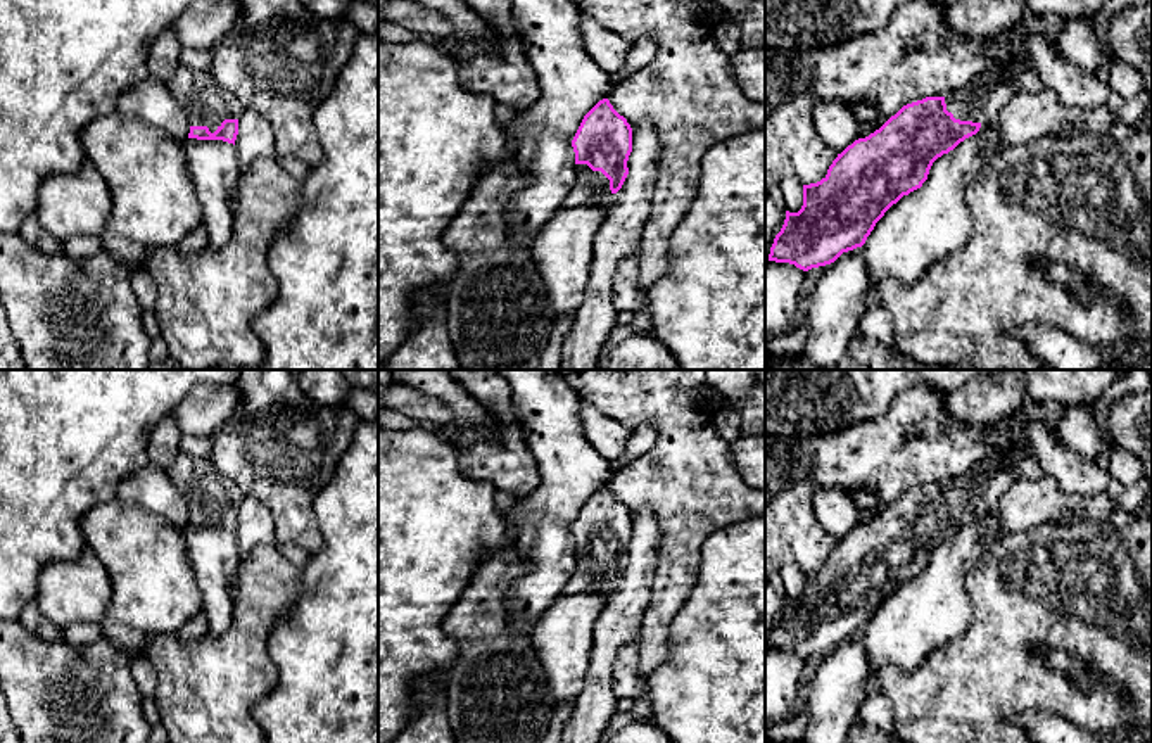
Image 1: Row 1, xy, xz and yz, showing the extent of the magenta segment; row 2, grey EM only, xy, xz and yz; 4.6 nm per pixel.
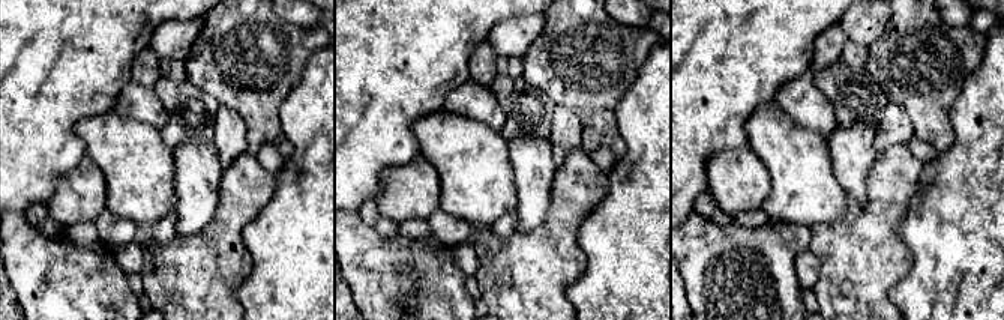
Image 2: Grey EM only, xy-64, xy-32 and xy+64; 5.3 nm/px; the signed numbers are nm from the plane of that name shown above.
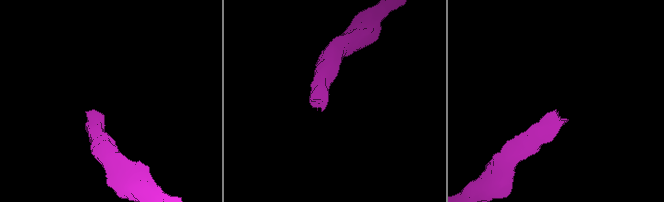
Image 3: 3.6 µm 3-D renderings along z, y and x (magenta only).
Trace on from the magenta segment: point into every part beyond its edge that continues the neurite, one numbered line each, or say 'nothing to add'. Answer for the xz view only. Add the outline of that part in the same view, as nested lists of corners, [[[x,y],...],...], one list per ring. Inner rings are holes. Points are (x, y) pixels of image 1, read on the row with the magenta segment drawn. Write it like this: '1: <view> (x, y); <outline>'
1: xz (589, 185); [[[575,164],[577,180],[563,206],[585,206],[594,199],[608,204],[613,199],[610,180],[601,171],[592,171],[587,164]]]

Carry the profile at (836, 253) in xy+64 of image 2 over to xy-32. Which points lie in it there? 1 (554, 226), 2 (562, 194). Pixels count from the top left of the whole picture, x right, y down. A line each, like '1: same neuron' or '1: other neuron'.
1: same neuron
2: same neuron

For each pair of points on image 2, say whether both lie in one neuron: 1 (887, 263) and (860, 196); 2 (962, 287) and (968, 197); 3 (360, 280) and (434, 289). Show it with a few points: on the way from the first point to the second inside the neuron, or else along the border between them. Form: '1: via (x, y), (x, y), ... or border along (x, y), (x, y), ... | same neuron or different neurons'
1: border along (871, 170), (866, 179), (866, 205), (862, 209) | different neurons
2: via (968, 265), (968, 220) | same neuron
3: via (378, 280), (392, 280), (399, 287), (416, 287) | same neuron

